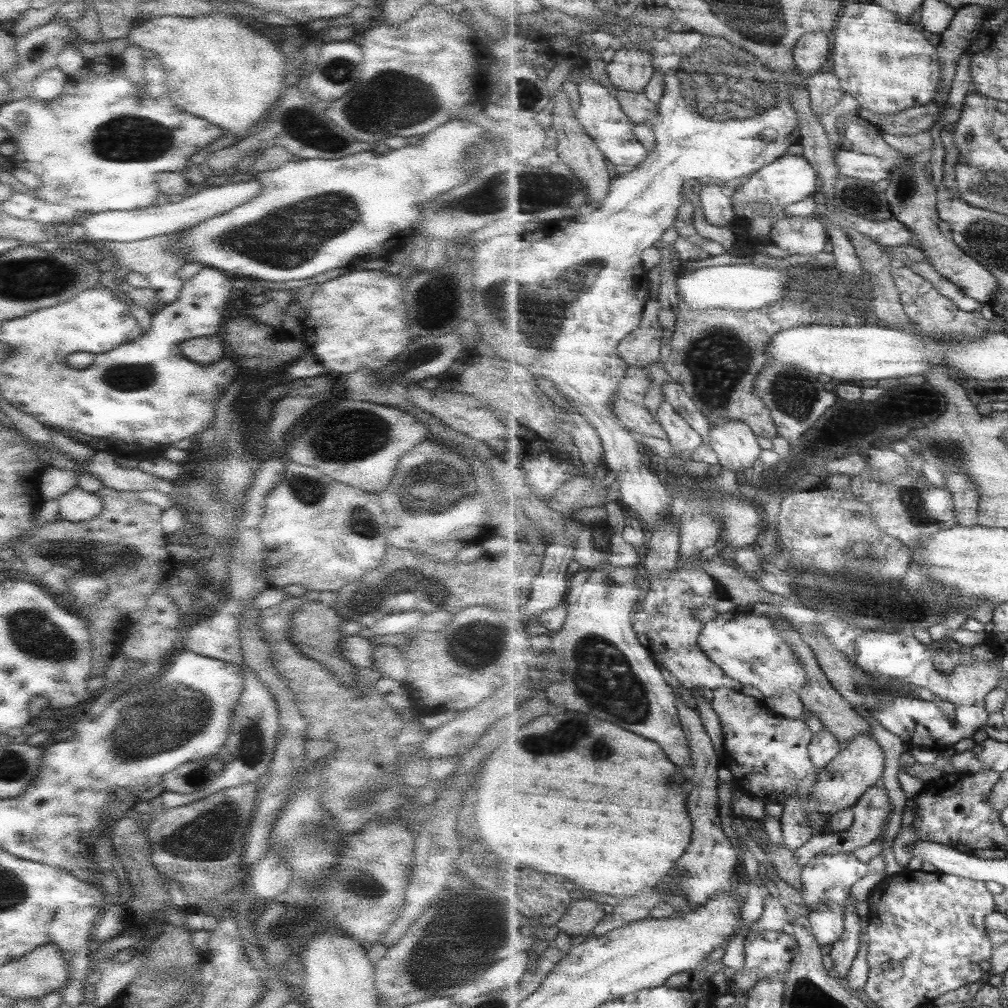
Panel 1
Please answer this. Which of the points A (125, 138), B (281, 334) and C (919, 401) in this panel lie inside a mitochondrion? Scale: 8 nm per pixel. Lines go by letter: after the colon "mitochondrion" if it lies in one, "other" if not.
A: mitochondrion
B: other
C: other

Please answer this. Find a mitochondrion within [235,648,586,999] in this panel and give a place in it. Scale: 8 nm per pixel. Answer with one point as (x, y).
(429, 969)

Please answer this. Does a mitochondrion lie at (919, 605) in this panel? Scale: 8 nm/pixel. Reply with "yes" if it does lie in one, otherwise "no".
yes

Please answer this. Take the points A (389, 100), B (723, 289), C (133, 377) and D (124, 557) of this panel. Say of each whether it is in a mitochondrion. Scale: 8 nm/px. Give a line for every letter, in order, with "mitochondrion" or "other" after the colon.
A: mitochondrion
B: other
C: mitochondrion
D: mitochondrion

